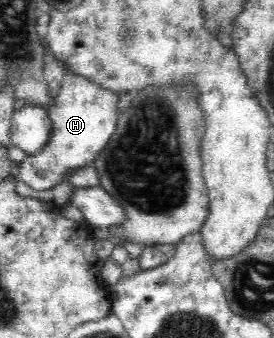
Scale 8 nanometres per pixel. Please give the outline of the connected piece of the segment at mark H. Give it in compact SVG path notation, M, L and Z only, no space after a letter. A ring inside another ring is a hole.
M67 72L55 103L47 110L50 134L46 144L42 144L36 152L26 153L19 163L18 179L34 192L42 192L70 180L73 172L82 167L92 166L93 160L100 156L115 133L119 117L116 105L115 96Z

